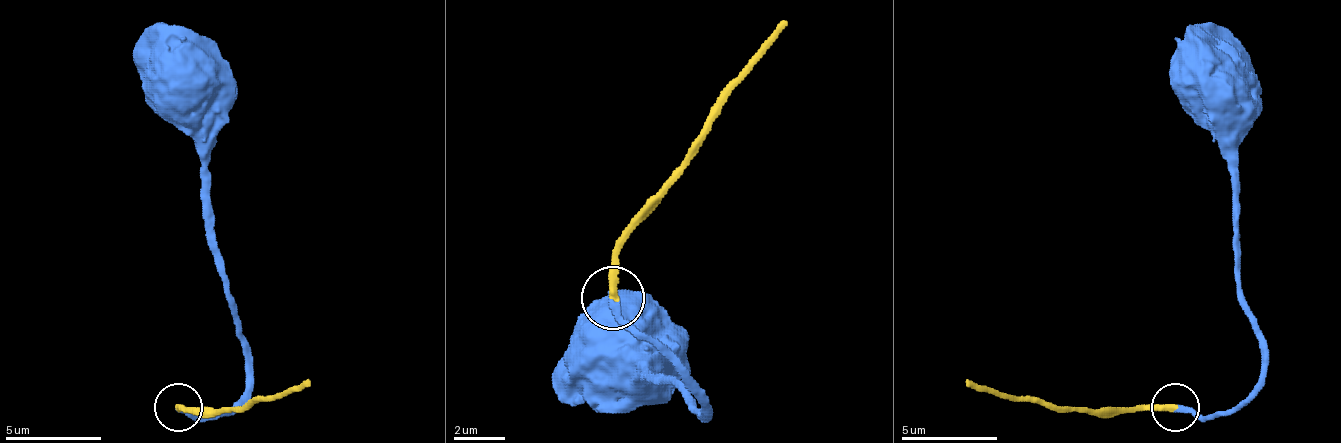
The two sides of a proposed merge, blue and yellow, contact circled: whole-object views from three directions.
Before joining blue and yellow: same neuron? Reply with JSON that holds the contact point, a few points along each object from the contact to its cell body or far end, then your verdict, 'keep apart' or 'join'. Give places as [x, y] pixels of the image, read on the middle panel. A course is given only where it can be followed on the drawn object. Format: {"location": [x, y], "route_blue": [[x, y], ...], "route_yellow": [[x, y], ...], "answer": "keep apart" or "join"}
{"location": [612, 298], "route_blue": [[614, 296], [703, 410], [671, 379], [652, 372], [614, 309], [614, 334]], "route_yellow": [[614, 296], [614, 239], [684, 163], [741, 68], [785, 23]], "answer": "join"}

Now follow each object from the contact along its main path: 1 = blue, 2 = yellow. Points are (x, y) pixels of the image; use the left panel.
1: (180, 408), (213, 418), (247, 380), (247, 336), (223, 269), (208, 145), (180, 92), (180, 78)
2: (180, 408), (232, 408), (275, 399), (309, 380)

